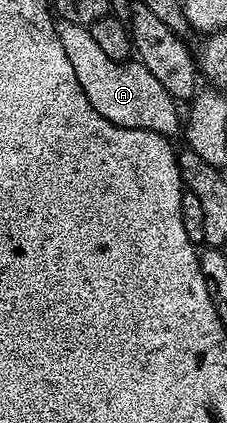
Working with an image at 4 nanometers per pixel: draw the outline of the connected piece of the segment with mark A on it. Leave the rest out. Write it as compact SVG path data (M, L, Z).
M64 19L56 26L59 41L71 62L76 81L99 115L116 126L128 129L153 130L168 137L180 132L183 123L177 111L179 107L176 98L140 61L133 59L124 62L108 58L100 46L96 45L88 26Z

